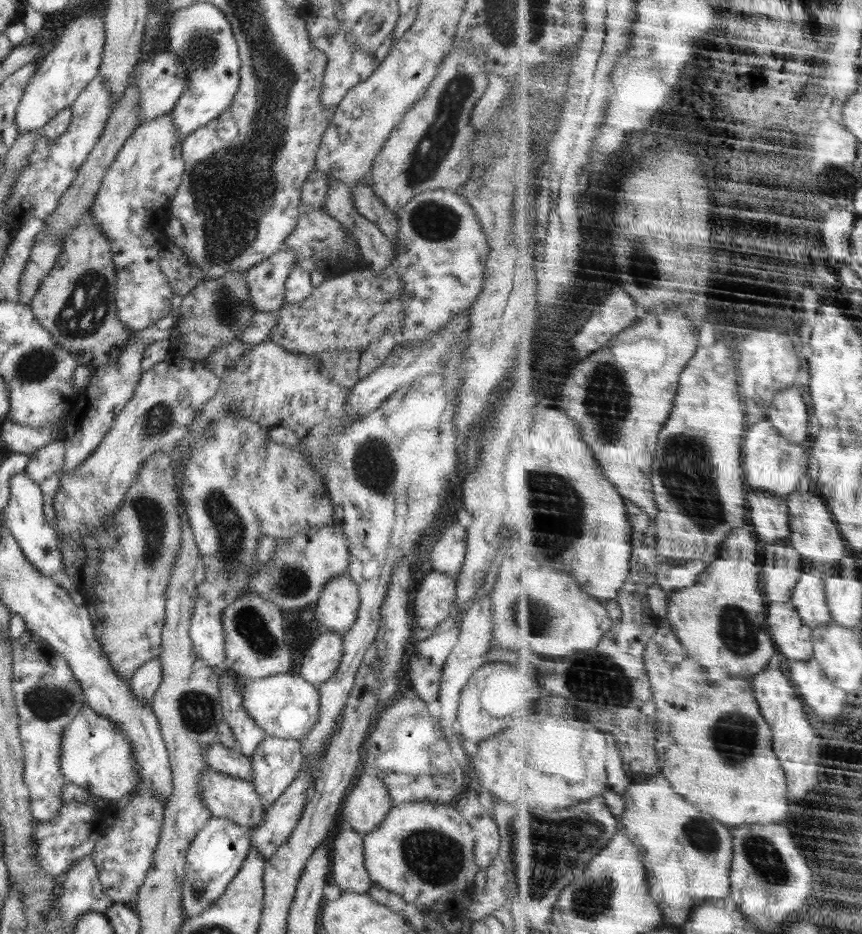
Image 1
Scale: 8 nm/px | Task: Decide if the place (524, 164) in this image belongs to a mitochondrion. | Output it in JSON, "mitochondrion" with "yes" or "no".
{"mitochondrion":"no"}

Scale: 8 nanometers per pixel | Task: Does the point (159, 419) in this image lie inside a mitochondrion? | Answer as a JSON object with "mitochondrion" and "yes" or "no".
{"mitochondrion":"yes"}

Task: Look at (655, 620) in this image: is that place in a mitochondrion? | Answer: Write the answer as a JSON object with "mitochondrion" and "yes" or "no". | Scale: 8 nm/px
{"mitochondrion":"no"}

